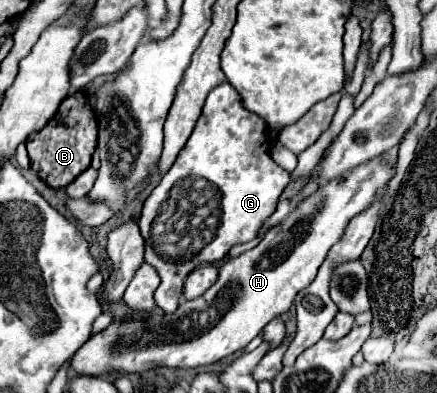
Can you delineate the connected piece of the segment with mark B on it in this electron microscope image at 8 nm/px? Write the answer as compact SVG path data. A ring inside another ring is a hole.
M75 92L67 96L57 114L49 120L41 134L33 134L27 142L31 168L53 188L63 188L73 182L91 164L91 156L97 146L97 116L89 106L89 96L85 92Z

